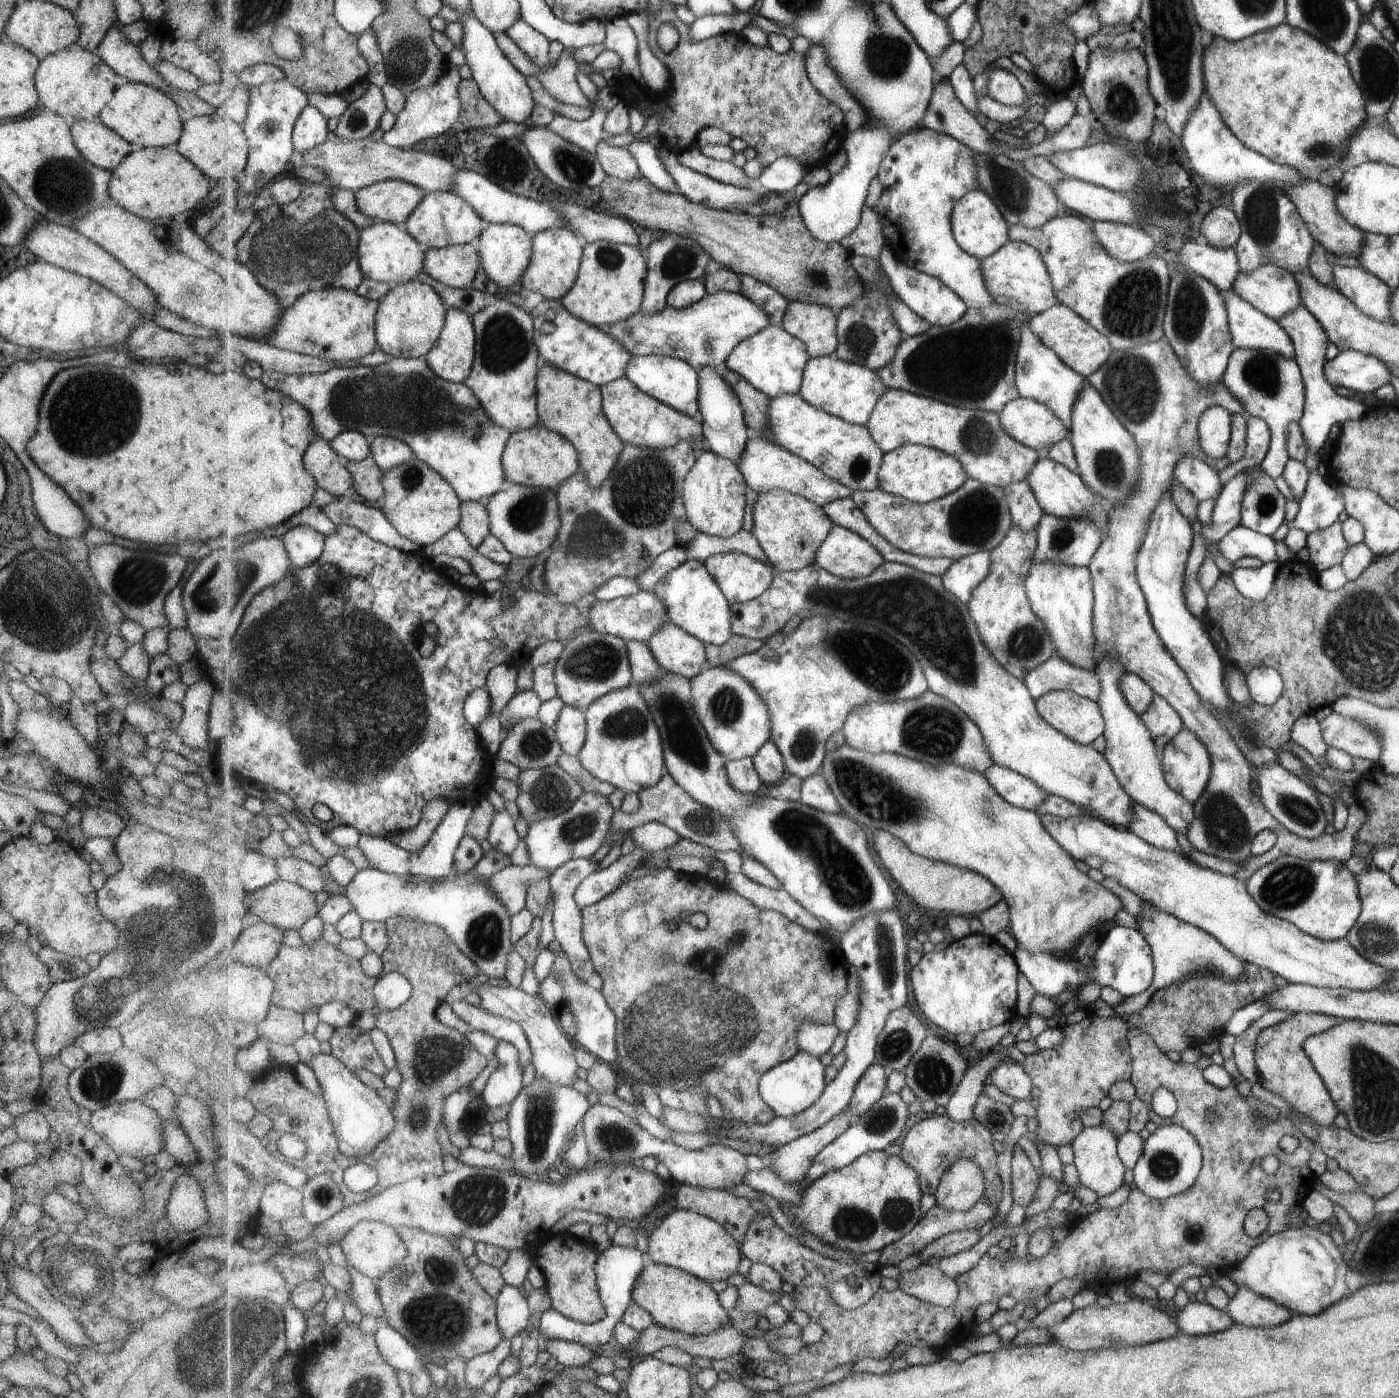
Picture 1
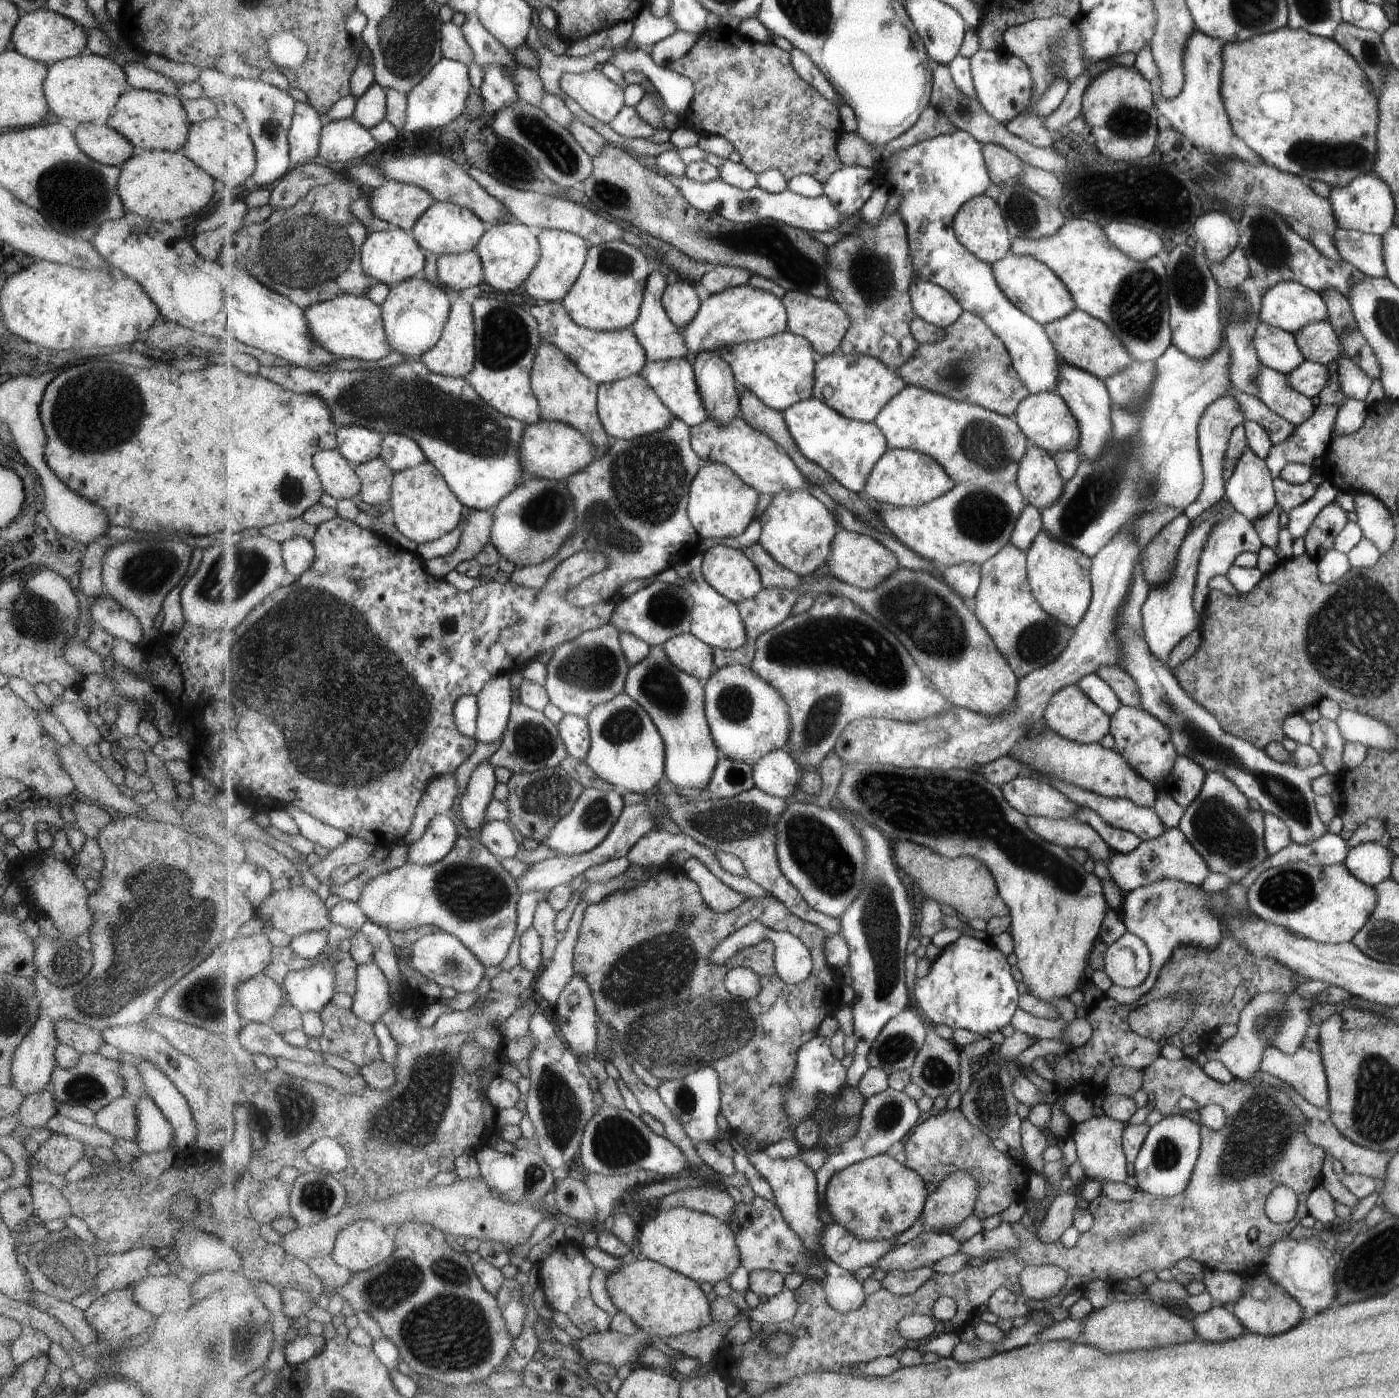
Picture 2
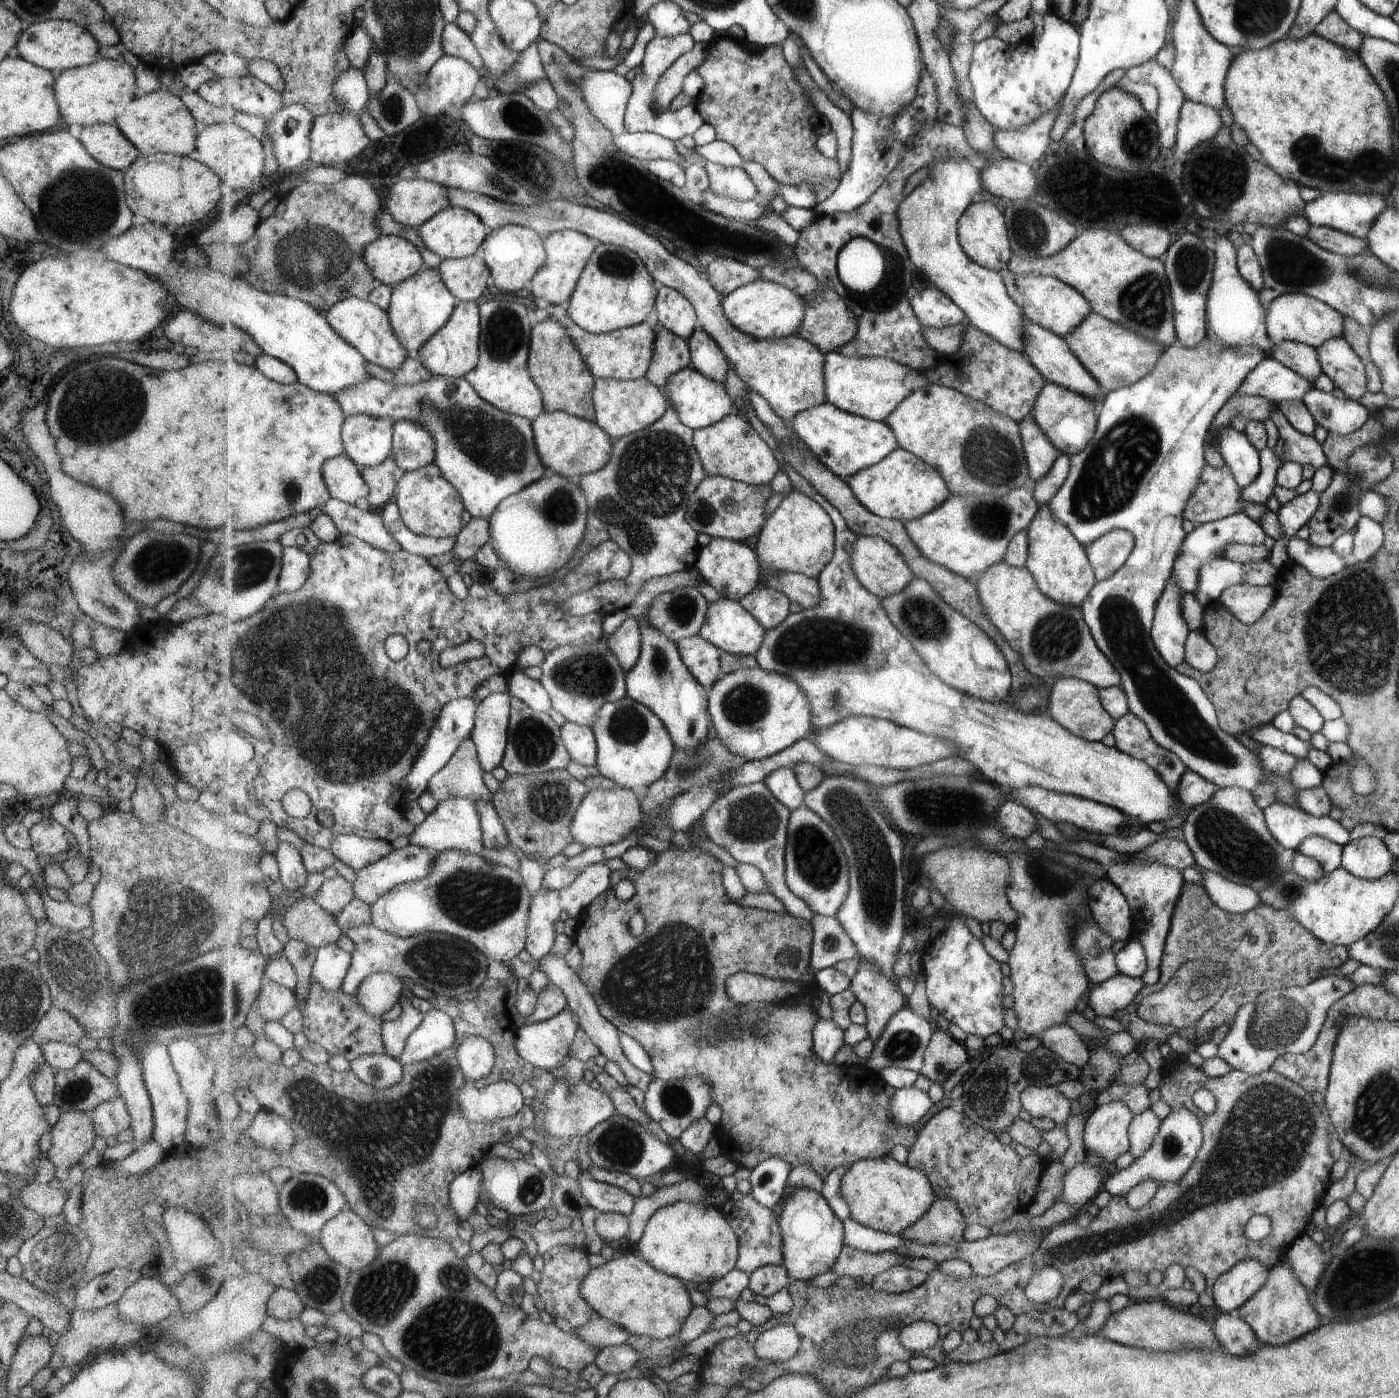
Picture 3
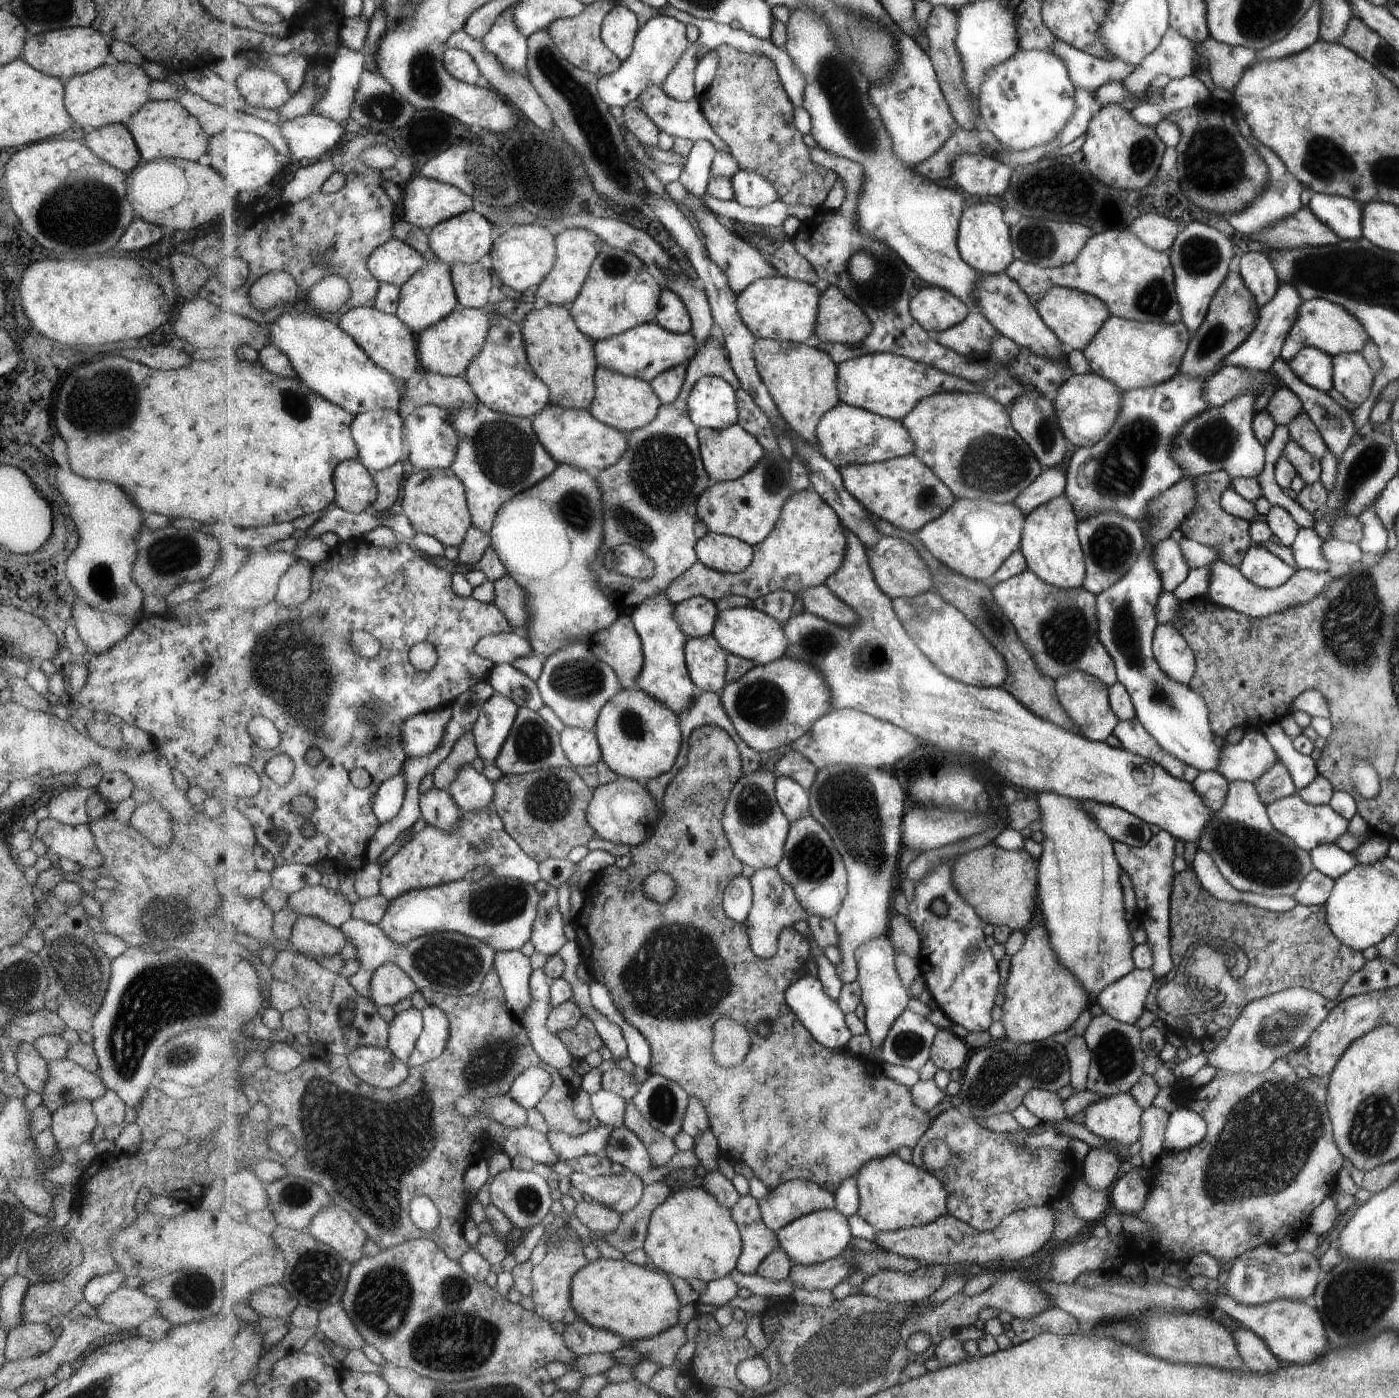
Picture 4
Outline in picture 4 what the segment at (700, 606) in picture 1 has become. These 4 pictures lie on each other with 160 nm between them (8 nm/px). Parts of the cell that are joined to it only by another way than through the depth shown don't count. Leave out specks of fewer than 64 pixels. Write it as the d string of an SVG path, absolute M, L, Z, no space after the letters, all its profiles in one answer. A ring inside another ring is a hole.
M735 607L721 611L712 635L728 653L752 660L757 665L769 664L785 657L790 648L785 624L755 607Z

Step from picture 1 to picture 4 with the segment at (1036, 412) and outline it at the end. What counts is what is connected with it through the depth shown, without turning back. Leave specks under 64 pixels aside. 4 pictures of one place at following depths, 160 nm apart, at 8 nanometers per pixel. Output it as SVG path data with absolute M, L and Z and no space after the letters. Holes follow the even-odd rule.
M1091 372L1069 375L1050 398L1056 408L1058 425L1064 437L1077 447L1088 447L1101 441L1114 426L1122 402L1121 390L1109 379Z

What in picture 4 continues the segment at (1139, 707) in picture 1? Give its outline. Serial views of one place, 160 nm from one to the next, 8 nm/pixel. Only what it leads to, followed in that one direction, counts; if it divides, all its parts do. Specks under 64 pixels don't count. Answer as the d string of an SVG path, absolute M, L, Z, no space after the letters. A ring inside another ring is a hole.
M1029 569L997 583L993 590L1044 675L1056 679L1073 670L1083 671L1098 678L1108 688L1118 681L1114 662L1099 640L1096 596L1091 591L1083 586L1072 589L1051 586Z

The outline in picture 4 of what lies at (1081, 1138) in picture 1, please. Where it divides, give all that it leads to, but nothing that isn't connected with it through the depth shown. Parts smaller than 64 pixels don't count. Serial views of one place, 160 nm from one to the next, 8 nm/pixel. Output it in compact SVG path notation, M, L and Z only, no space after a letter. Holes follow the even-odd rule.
M1128 1092L1115 1093L1089 1103L1082 1124L1095 1136L1129 1146L1142 1134L1142 1109Z

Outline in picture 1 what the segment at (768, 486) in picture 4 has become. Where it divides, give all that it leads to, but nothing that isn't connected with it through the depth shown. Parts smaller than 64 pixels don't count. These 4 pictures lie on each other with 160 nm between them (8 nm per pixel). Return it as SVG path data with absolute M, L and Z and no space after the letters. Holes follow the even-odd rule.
M704 451L684 482L687 520L697 530L714 537L730 537L743 528L747 506L747 481L738 464L713 451Z

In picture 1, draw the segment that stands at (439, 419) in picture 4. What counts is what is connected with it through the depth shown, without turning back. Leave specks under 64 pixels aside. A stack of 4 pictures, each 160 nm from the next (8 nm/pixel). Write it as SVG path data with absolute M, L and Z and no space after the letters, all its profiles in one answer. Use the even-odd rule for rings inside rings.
M381 435L375 437L372 442L371 456L385 472L416 456L406 442L395 437Z

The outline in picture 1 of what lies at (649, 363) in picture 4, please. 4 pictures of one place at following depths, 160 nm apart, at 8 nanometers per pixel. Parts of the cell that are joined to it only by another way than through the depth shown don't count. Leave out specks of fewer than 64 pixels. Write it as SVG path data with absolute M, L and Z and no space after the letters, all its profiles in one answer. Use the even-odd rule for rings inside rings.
M544 298L536 307L532 308L530 313L534 318L534 334L537 336L536 343L539 347L541 363L551 363L558 369L563 369L579 378L591 381L600 387L625 376L634 354L627 350L627 347L624 347L618 338L605 331L605 328L593 326L577 318L566 309L561 300Z

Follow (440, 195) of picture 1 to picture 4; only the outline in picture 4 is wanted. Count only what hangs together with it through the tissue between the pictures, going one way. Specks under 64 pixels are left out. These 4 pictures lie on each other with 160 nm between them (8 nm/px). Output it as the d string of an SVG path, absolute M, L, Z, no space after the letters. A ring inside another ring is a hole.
M475 210L440 222L432 230L429 230L429 234L432 251L441 261L451 265L486 261L494 247L496 235L492 222L485 215Z

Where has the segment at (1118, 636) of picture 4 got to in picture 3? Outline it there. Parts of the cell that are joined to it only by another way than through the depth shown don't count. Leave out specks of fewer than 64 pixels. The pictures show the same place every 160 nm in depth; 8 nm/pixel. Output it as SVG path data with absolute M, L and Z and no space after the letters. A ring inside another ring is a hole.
M1207 341L1198 347L1184 347L1178 343L1169 345L1150 373L1121 389L1109 391L1101 400L1094 436L1085 449L1069 456L1067 478L1046 505L1083 547L1113 529L1128 530L1133 536L1134 545L1125 562L1109 578L1097 581L1080 604L1082 617L1094 642L1119 673L1119 686L1126 693L1129 712L1143 722L1160 747L1182 759L1187 771L1202 775L1215 786L1239 787L1249 792L1259 783L1269 783L1274 788L1275 801L1299 807L1294 797L1298 789L1293 787L1289 776L1263 771L1256 755L1218 725L1214 705L1199 683L1170 667L1150 637L1156 603L1170 578L1179 544L1186 535L1181 529L1182 512L1206 464L1204 446L1210 422L1250 370L1266 355L1255 345L1226 347Z

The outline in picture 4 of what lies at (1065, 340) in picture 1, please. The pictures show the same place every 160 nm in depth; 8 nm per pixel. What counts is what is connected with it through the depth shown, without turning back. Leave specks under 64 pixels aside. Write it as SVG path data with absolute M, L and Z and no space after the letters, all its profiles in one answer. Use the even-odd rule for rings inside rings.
M1111 315L1081 352L1090 364L1091 373L1109 379L1125 392L1161 385L1173 377L1185 356L1189 336L1188 328L1180 320L1174 323L1142 323Z

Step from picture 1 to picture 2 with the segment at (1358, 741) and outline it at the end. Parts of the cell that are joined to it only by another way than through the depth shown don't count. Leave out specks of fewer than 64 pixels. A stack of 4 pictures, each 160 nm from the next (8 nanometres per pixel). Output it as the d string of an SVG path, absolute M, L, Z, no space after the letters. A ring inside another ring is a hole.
M1319 717L1310 724L1311 736L1308 744L1314 748L1327 773L1337 774L1341 770L1341 752L1345 743L1336 722Z

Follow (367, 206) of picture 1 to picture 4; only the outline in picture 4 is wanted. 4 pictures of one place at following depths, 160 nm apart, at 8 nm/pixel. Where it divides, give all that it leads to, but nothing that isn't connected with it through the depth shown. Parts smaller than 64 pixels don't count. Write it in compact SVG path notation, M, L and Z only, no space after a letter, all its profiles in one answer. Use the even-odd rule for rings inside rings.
M416 174L410 184L403 187L404 197L401 202L402 216L408 223L417 225L422 229L432 230L440 222L457 217L471 211L476 201L471 195L465 194L459 187L449 183L435 181Z

